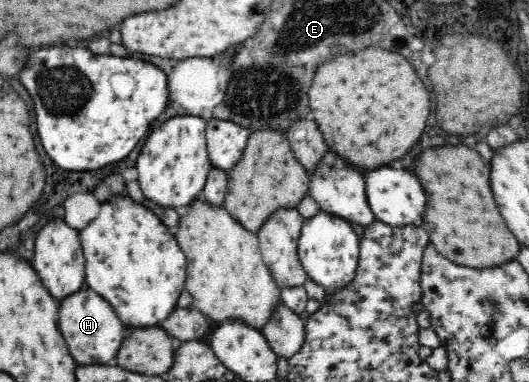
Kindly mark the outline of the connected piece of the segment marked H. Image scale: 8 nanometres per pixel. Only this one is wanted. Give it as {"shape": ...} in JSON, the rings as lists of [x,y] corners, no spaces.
{"shape":[[[85,287],[85,291],[73,293],[59,311],[59,332],[64,337],[71,357],[78,366],[111,365],[125,339],[125,327],[98,293]]]}

